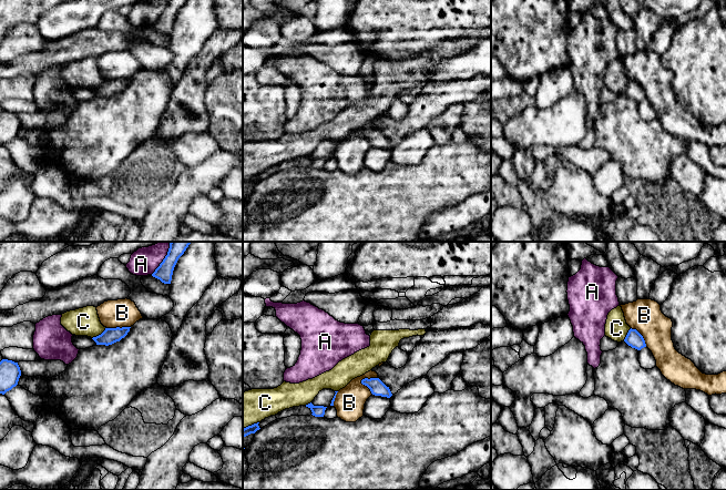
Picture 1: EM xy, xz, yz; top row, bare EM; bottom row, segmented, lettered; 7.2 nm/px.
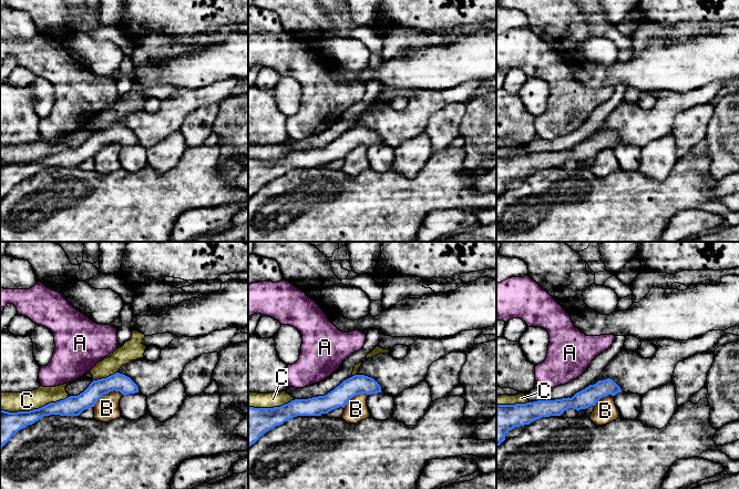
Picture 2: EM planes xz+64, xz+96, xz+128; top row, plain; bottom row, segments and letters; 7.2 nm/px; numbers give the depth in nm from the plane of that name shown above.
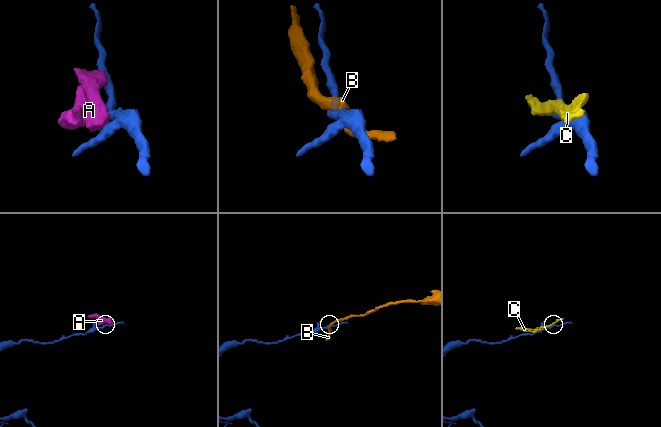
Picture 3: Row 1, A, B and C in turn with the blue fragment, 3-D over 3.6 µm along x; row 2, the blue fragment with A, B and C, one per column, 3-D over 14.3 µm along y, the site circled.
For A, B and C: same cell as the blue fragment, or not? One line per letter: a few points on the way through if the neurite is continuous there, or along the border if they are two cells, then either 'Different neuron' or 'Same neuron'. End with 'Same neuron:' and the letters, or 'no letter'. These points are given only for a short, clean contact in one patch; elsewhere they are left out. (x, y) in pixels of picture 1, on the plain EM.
A: Boundary: xy (169, 0), (163, 12), (151, 26). Different neuron
B: Boundary: xz (362, 130), (361, 134), (372, 145). Different neuron
C: Different neuron
Same neuron: no letter

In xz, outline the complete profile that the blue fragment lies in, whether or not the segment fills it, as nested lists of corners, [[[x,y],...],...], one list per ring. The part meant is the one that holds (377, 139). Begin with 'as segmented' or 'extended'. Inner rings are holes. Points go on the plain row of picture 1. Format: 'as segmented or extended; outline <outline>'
as segmented; outline [[[365,130],[361,135],[367,137],[371,145],[375,147],[381,147],[390,150],[392,147],[389,139],[387,139],[379,130]]]

